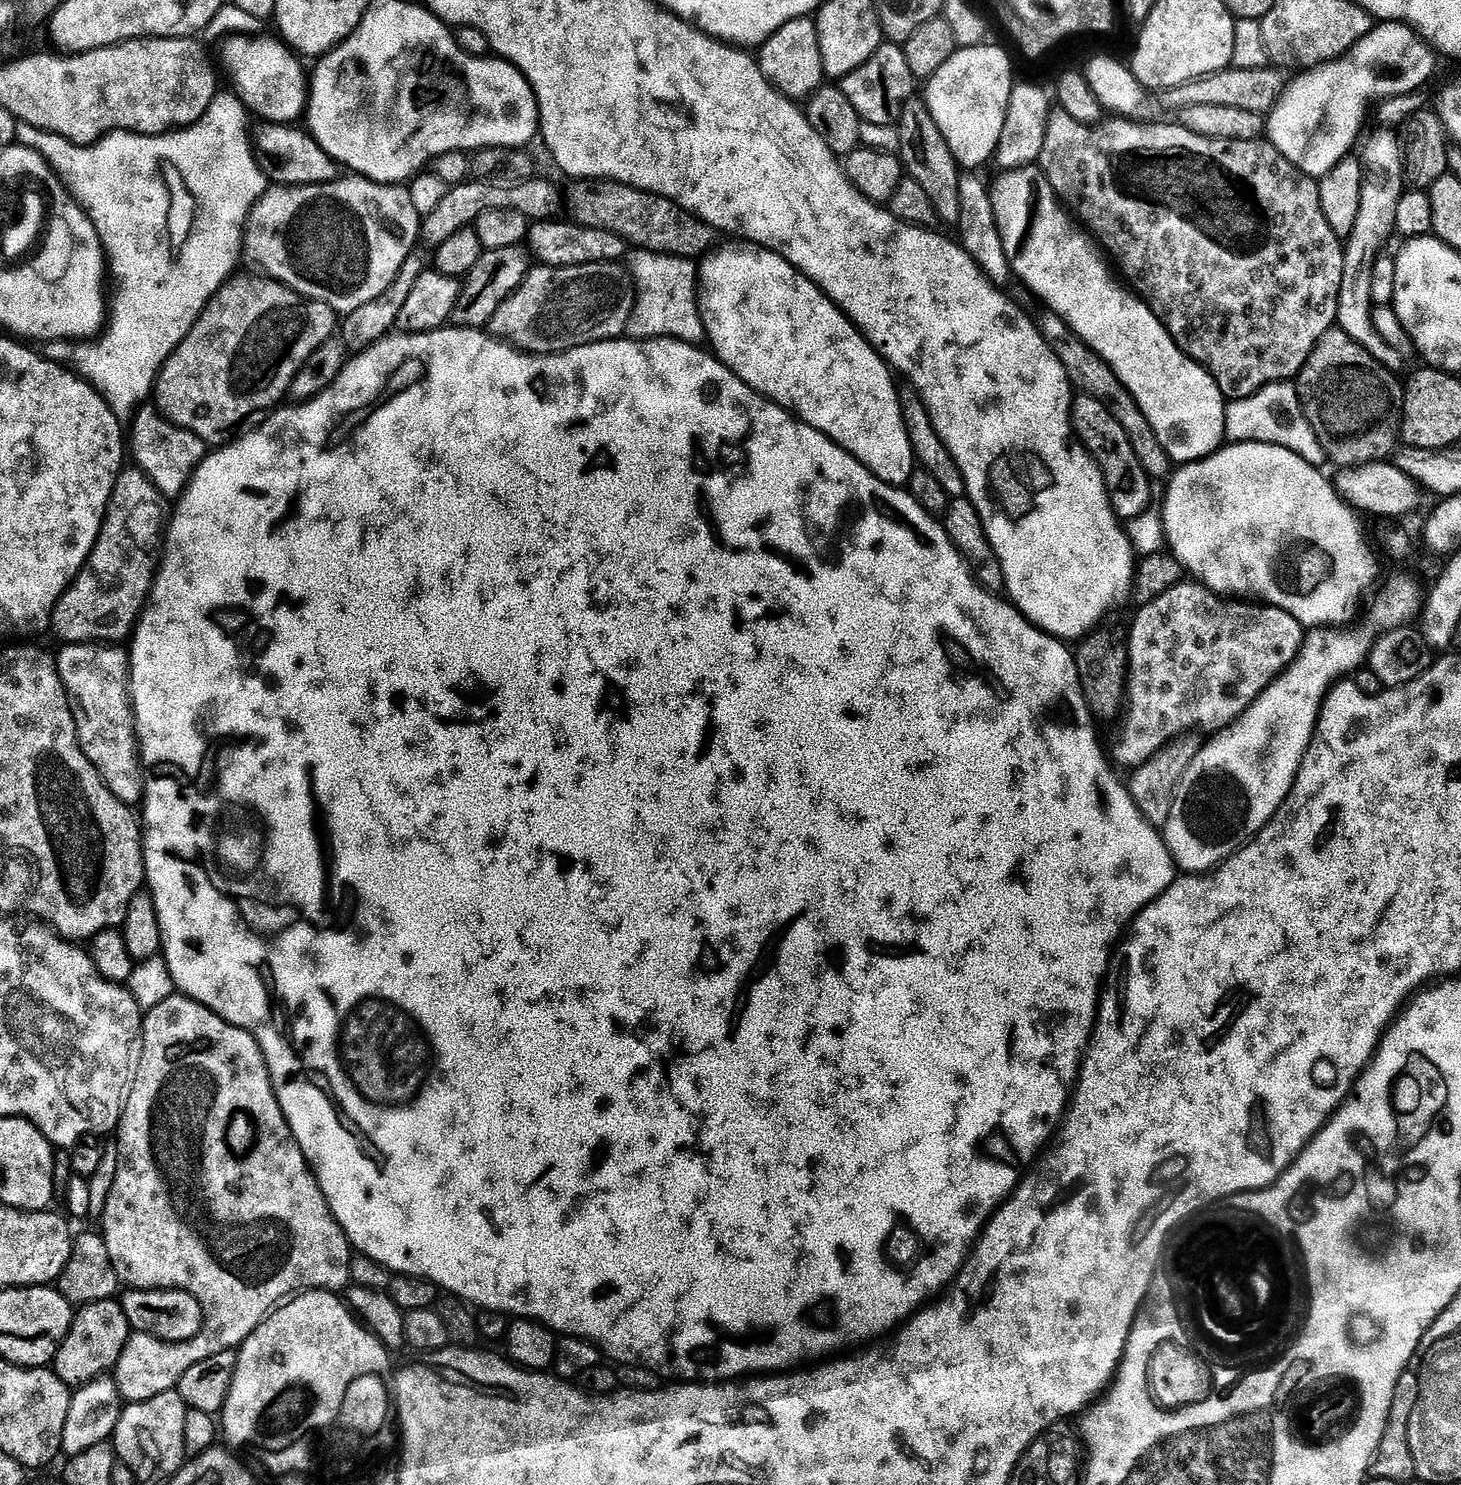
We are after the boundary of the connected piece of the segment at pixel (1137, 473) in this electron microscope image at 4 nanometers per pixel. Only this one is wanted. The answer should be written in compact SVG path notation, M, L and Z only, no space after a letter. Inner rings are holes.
M1080 394L1075 397L1072 405L1072 426L1075 435L1079 437L1085 448L1092 444L1087 450L1095 458L1096 465L1100 467L1100 473L1104 475L1104 485L1108 491L1112 509L1121 521L1129 522L1142 515L1153 503L1154 484L1146 474L1146 470L1142 470L1142 462L1138 462L1138 454L1134 454L1134 446L1130 446L1130 438L1126 430L1116 428L1116 424L1108 428L1109 415L1110 410L1106 410L1102 402L1092 404L1092 408L1088 408L1088 396ZM1116 436L1124 440L1124 448L1104 448L1104 444L1100 444L1100 440L1116 440Z

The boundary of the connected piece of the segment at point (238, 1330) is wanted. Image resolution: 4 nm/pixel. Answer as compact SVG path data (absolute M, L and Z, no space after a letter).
M173 994L153 1008L147 1009L142 1039L144 1045L140 1055L140 1065L132 1088L128 1091L128 1099L124 1102L120 1126L114 1133L116 1173L104 1207L102 1243L110 1254L110 1262L114 1266L116 1276L129 1289L180 1289L189 1292L201 1304L204 1324L196 1337L176 1343L158 1340L150 1333L136 1332L129 1335L120 1360L116 1363L114 1379L121 1397L134 1404L154 1398L163 1392L173 1391L179 1385L182 1374L186 1374L186 1370L190 1370L190 1366L195 1366L197 1362L203 1362L213 1354L222 1354L222 1350L239 1349L244 1339L273 1312L277 1305L287 1301L293 1294L301 1290L340 1290L340 1287L343 1289L350 1280L354 1254L343 1226L336 1221L335 1214L330 1210L316 1175L308 1167L308 1160L302 1154L290 1130L288 1119L284 1117L284 1111L272 1085L268 1063L256 1039L246 1029L226 1022L197 1000L191 1000L183 994Z

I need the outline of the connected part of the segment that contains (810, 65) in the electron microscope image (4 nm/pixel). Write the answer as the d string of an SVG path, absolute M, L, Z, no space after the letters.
M801 18L786 22L786 26L779 28L759 52L758 63L762 74L777 92L781 92L793 102L807 101L825 83L822 50L818 46L815 19Z

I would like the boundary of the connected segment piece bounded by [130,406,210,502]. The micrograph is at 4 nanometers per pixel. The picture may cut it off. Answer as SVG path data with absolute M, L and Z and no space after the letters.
M141 407L131 421L130 456L131 459L132 456L136 459L133 460L135 467L146 473L150 482L154 482L161 496L176 502L183 496L185 488L188 487L188 481L195 475L205 456L209 455L210 448L202 438L187 432L185 428L179 428L177 424L172 424L151 407L149 408Z

